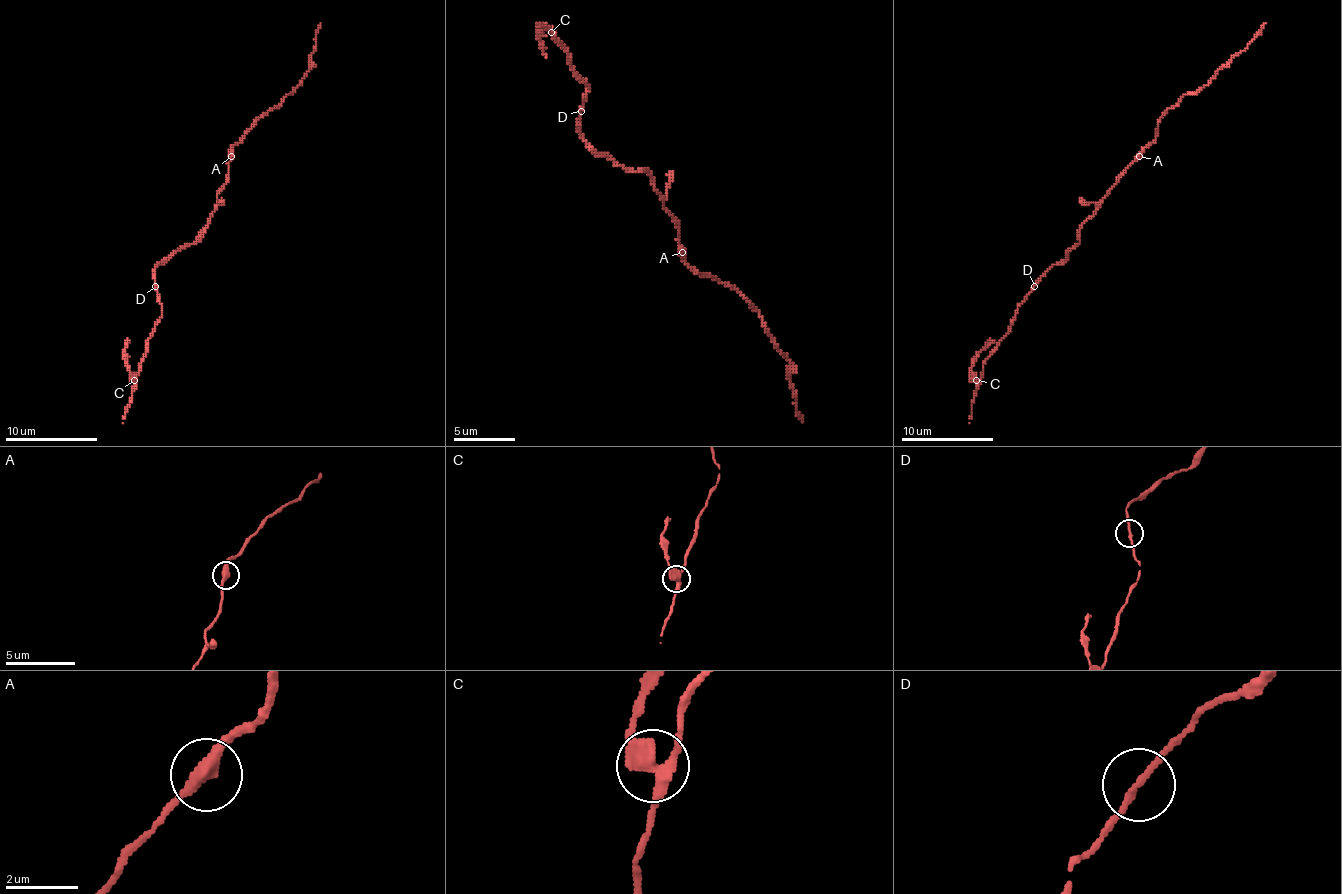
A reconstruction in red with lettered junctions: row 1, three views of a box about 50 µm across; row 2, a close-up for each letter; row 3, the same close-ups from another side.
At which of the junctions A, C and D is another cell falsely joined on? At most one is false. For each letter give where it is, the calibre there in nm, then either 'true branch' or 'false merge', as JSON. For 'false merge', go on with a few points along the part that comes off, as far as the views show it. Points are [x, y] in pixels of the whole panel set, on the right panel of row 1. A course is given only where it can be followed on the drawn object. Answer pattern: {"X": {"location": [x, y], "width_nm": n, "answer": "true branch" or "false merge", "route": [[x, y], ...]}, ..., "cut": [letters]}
{"A": {"location": [1139, 156], "width_nm": 360, "answer": "true branch"}, "C": {"location": [976, 380], "width_nm": 360, "answer": "false merge", "route": [[976, 379], [972, 370], [974, 359], [995, 340]]}, "D": {"location": [1034, 286], "width_nm": 180, "answer": "true branch"}, "cut": ["C"]}

